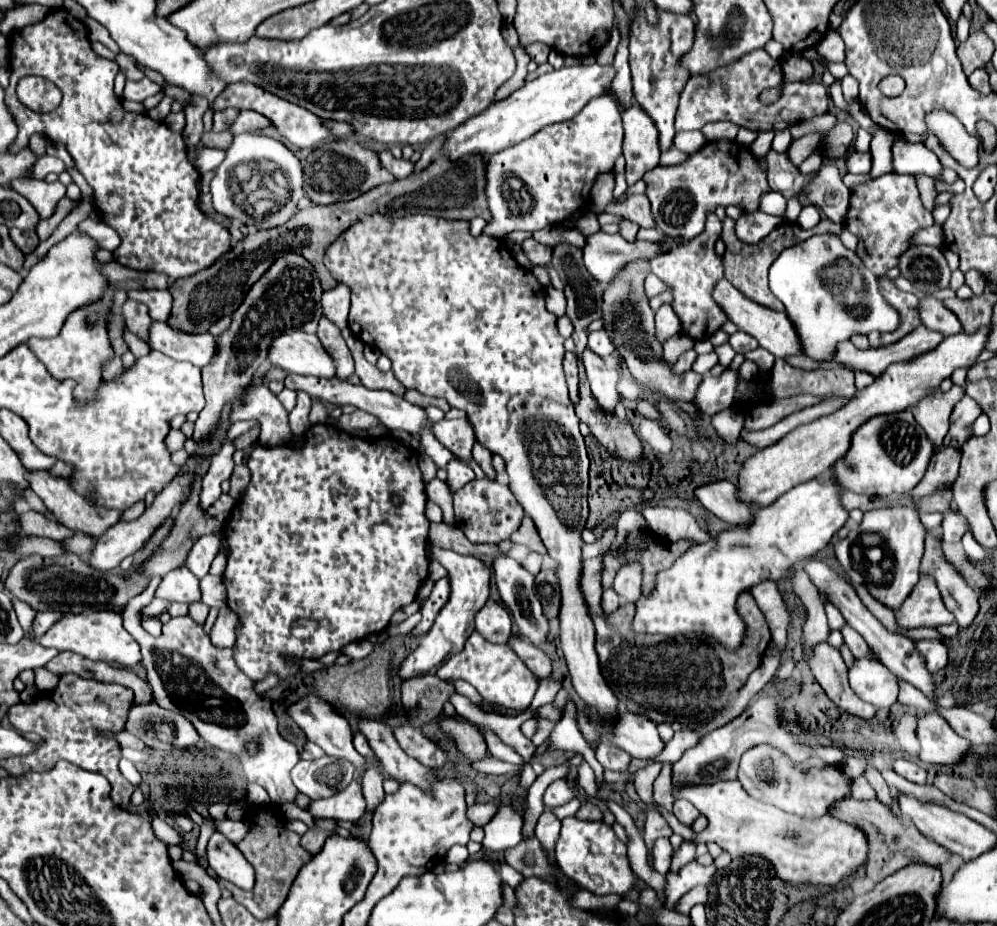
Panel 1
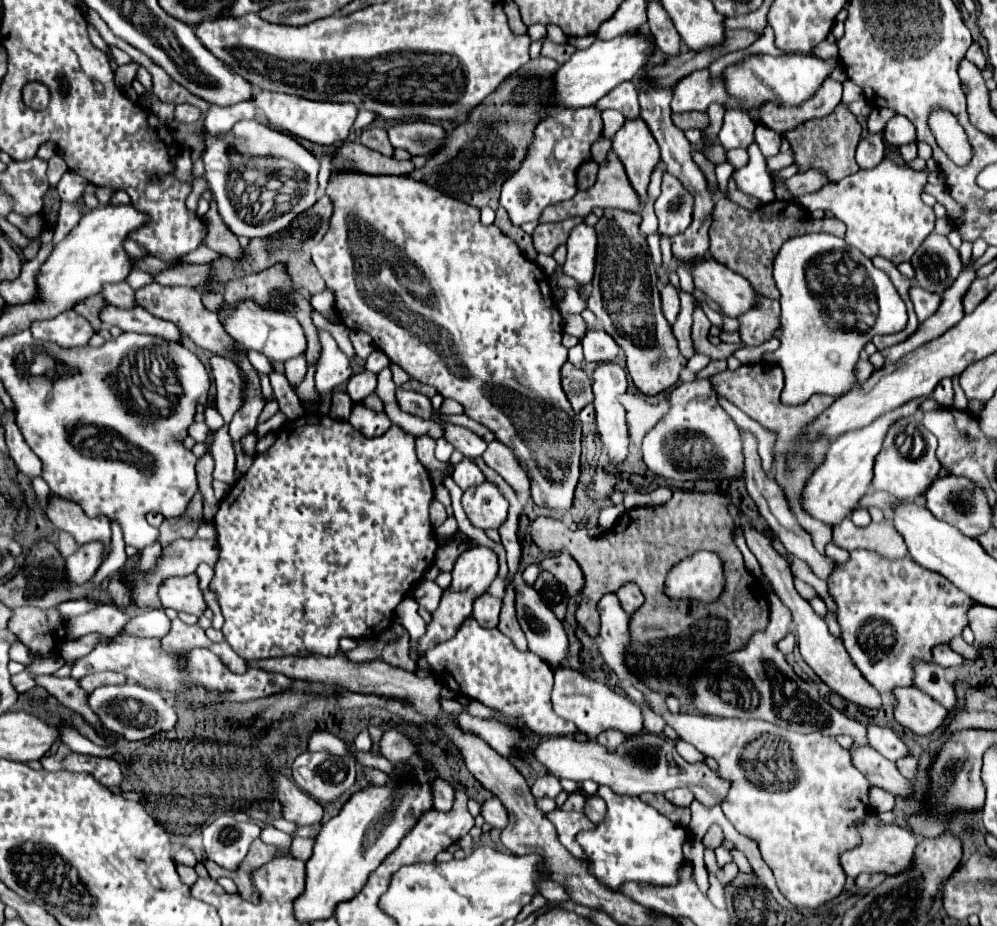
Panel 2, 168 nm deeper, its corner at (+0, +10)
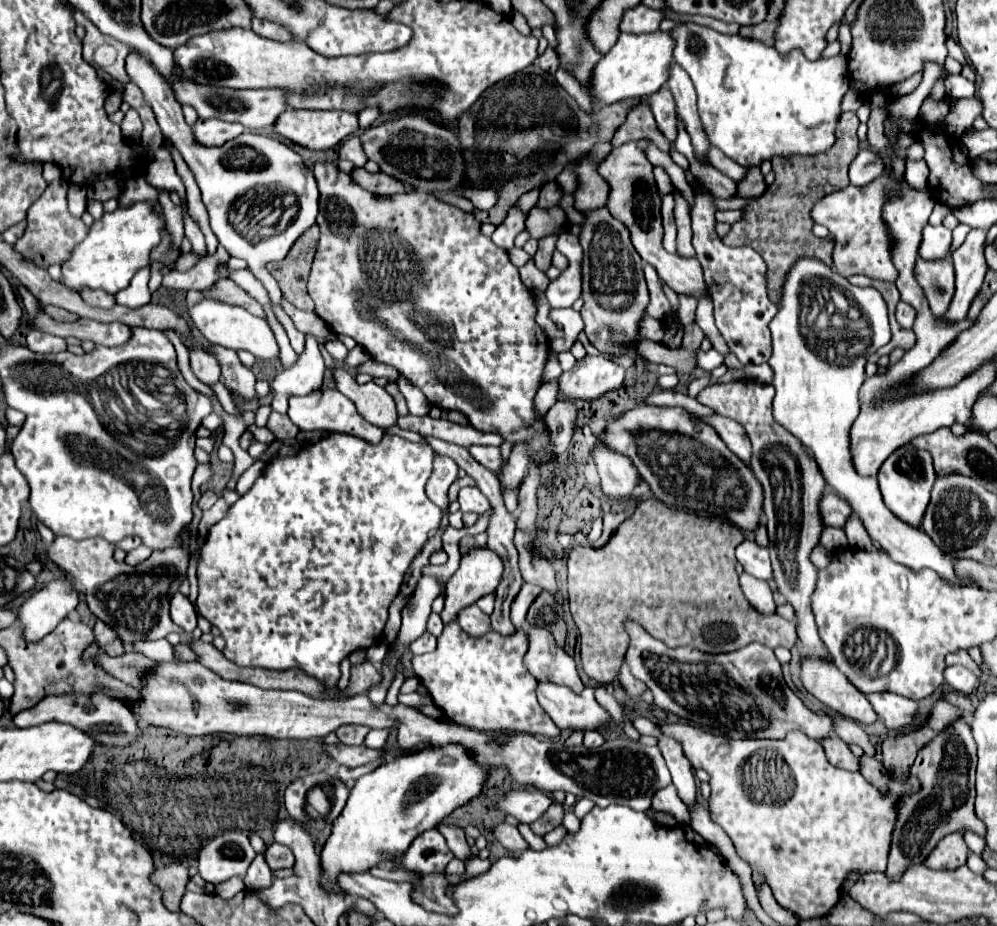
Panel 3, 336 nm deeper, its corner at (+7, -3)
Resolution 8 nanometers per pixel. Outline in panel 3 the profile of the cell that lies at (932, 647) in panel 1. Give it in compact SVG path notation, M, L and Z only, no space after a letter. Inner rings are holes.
M947 666L943 676L945 676L945 682L957 692L969 694L973 692L973 688L977 688L977 678L963 666Z

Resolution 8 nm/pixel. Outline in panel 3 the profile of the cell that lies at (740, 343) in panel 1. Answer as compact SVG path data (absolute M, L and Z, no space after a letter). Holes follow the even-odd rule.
M709 350L709 352L697 352L697 364L699 364L699 368L703 368L703 370L707 370L707 372L711 372L713 368L717 368L717 366L721 366L723 364L723 356L717 352L717 350Z

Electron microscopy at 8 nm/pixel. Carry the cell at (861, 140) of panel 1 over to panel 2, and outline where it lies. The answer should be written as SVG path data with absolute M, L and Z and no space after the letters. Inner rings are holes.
M872 111L870 117L868 117L868 131L870 133L882 133L884 131L884 125L886 125L886 115L882 115L880 111Z

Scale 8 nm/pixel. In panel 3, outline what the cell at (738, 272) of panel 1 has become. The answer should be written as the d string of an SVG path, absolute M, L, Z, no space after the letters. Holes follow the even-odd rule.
M841 112L837 122L837 144L833 144L829 152L823 152L821 156L793 156L793 160L773 160L775 182L761 198L747 206L745 216L735 222L729 234L723 238L727 246L751 246L763 256L767 264L769 298L775 300L775 304L781 298L781 284L793 260L799 260L801 256L815 256L825 264L831 264L833 240L813 236L813 220L809 212L819 198L823 198L827 192L835 192L835 186L849 184L847 168L859 152L857 126L859 118L855 116L855 112Z

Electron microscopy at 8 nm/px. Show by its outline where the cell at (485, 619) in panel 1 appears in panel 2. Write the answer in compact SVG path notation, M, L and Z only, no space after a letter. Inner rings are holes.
M484 593L484 595L476 597L472 617L474 617L482 627L496 627L496 625L498 625L500 607L502 607L502 599L500 599L500 597L494 597L494 595L490 595L490 593Z

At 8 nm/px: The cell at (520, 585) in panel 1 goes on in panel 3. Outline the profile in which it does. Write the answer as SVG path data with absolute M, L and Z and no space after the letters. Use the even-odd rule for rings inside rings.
M529 626L525 632L529 634L529 648L523 660L525 668L537 680L553 680L557 684L569 686L575 692L581 692L585 686L581 684L581 678L575 670L575 662L561 646L557 646L553 634L545 628L533 626Z

